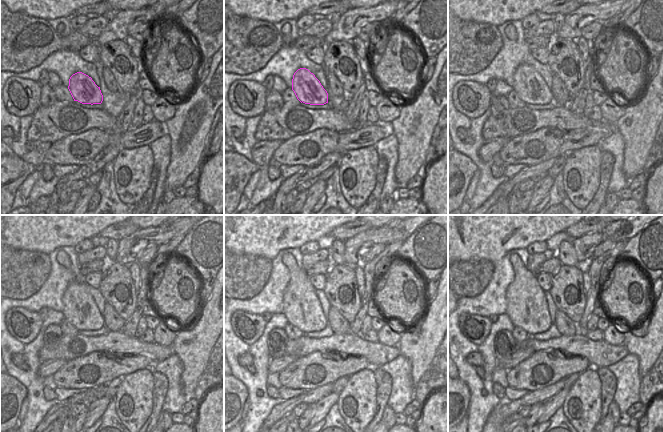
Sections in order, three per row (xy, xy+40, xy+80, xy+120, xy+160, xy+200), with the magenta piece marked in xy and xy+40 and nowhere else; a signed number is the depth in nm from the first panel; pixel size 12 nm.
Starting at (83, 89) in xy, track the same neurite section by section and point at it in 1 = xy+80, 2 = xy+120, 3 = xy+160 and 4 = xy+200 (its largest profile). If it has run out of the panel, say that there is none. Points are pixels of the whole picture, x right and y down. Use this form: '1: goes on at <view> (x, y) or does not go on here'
1: goes on at xy+80 (529, 85)
2: goes on at xy+120 (80, 310)
3: goes on at xy+160 (302, 308)
4: goes on at xy+200 (527, 308)

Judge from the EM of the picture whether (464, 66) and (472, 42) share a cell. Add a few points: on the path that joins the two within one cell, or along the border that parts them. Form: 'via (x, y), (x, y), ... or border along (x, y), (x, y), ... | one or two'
via (464, 60), (464, 50), (466, 48) | one

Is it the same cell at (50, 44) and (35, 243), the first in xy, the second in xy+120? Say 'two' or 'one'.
two

